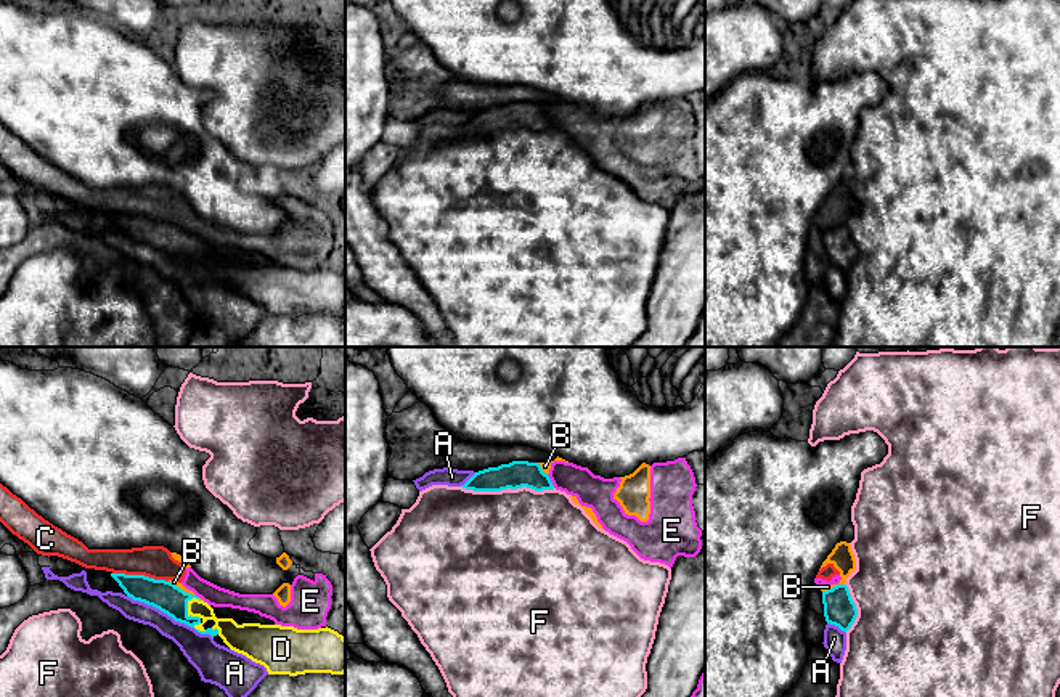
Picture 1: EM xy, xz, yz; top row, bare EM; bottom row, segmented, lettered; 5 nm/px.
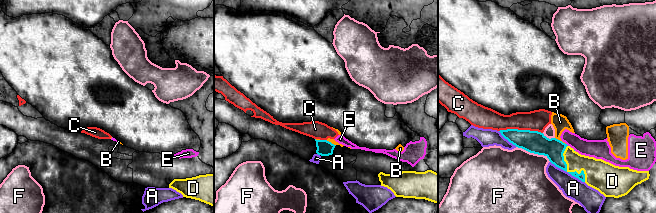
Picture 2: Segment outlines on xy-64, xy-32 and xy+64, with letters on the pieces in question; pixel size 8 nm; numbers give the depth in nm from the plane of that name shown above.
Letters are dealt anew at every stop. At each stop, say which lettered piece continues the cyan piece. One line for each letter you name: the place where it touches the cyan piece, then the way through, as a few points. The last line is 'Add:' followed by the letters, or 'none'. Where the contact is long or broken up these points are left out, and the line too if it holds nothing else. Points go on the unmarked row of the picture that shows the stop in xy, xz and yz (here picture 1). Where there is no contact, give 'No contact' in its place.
D: Touches cyan at xy (187, 251). Path across: xy (163, 235), (187, 251), (204, 251), (230, 272)
Add: D

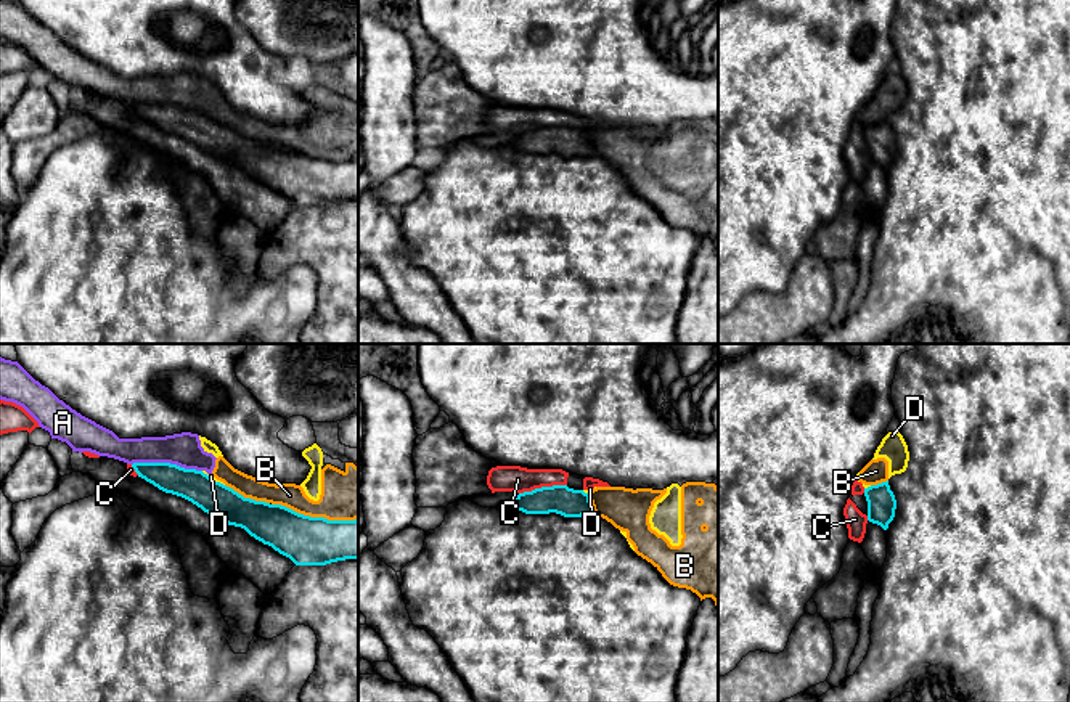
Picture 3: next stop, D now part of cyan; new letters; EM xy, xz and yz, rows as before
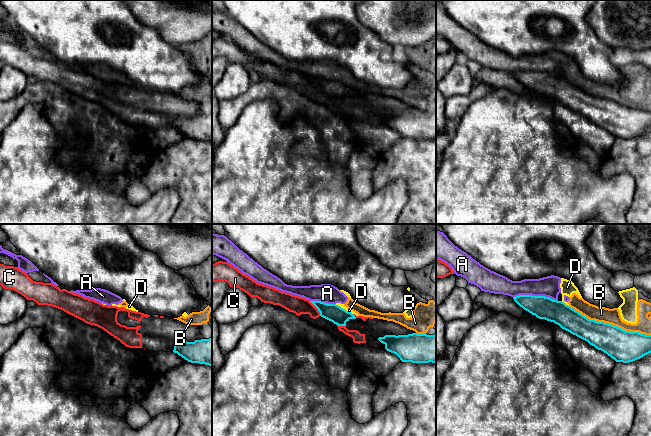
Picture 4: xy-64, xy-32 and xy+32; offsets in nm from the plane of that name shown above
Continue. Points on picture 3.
Add: none

